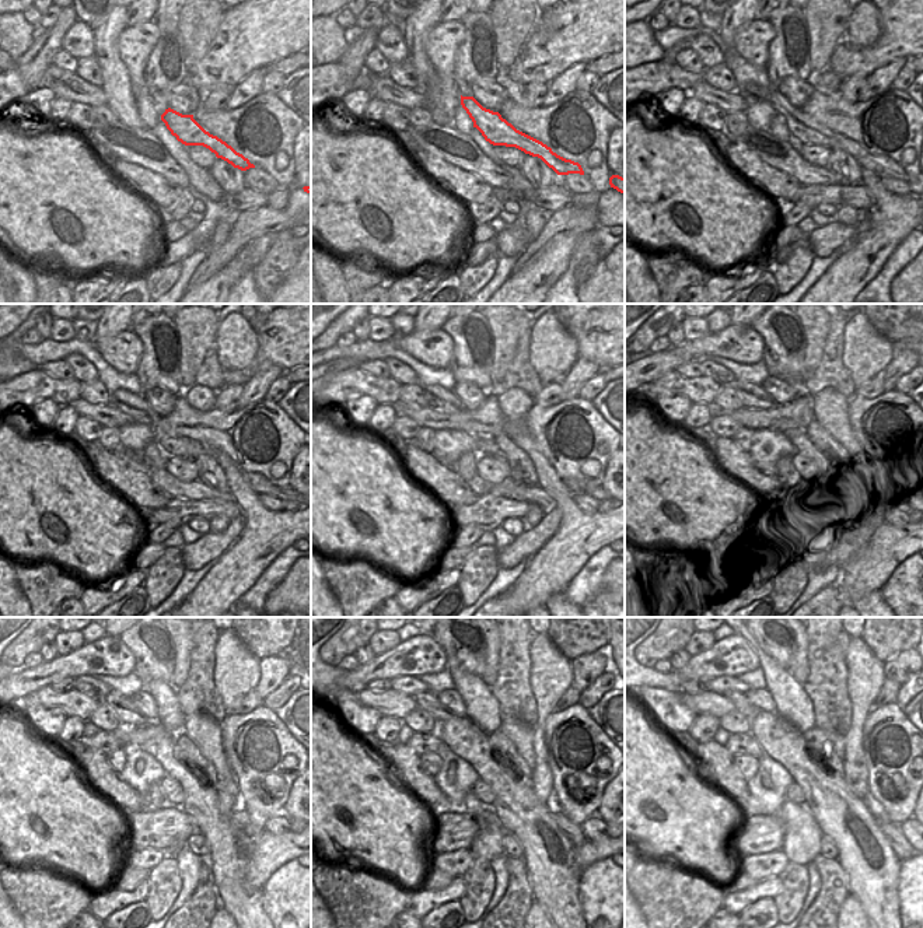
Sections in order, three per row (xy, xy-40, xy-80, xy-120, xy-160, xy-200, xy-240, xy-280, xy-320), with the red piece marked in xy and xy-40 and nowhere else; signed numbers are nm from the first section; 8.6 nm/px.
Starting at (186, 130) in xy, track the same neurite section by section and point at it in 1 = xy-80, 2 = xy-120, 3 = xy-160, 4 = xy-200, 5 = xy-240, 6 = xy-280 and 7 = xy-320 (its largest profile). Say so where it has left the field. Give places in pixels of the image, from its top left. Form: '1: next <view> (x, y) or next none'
1: next xy-80 (803, 128)
2: next xy-120 (130, 403)
3: next xy-160 (440, 399)
4: next xy-200 (752, 396)
5: next xy-240 (126, 711)
6: next xy-280 (426, 700)
7: next xy-320 (738, 699)

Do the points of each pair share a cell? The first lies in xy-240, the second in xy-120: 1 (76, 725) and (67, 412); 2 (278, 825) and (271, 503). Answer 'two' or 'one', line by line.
1: one
2: one

